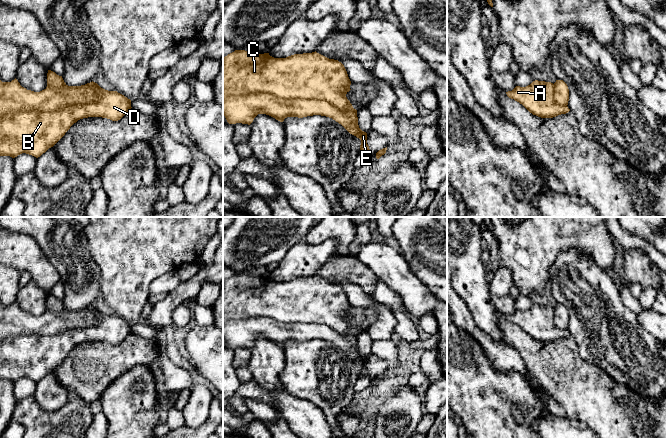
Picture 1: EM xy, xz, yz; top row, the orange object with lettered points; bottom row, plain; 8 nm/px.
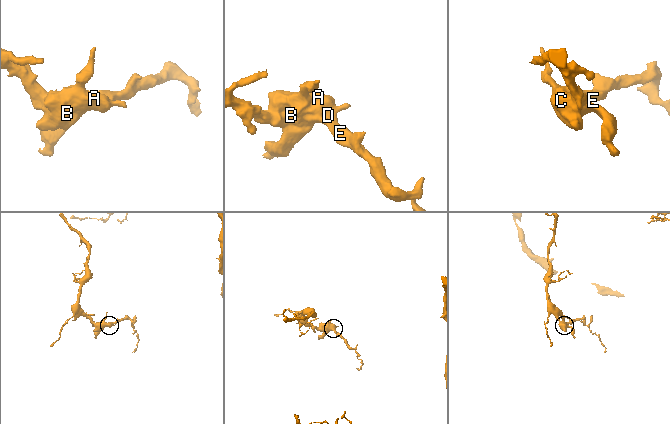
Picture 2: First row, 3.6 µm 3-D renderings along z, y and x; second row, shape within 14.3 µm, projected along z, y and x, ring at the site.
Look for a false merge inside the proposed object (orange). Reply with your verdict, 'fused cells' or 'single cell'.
fused cells

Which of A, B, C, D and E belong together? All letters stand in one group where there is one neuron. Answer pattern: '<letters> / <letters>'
A B C D / E

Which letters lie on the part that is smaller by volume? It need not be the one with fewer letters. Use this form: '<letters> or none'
A, B, C, D

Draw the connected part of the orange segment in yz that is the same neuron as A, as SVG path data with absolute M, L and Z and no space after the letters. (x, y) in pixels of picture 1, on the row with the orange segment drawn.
M535 80L526 87L516 86L506 94L522 104L530 113L541 118L553 118L570 111L568 106L555 102L554 84L551 82Z

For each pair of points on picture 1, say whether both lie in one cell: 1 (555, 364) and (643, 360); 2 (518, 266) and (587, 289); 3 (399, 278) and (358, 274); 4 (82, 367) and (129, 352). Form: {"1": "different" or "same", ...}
{"1": "different", "2": "different", "3": "different", "4": "same"}

